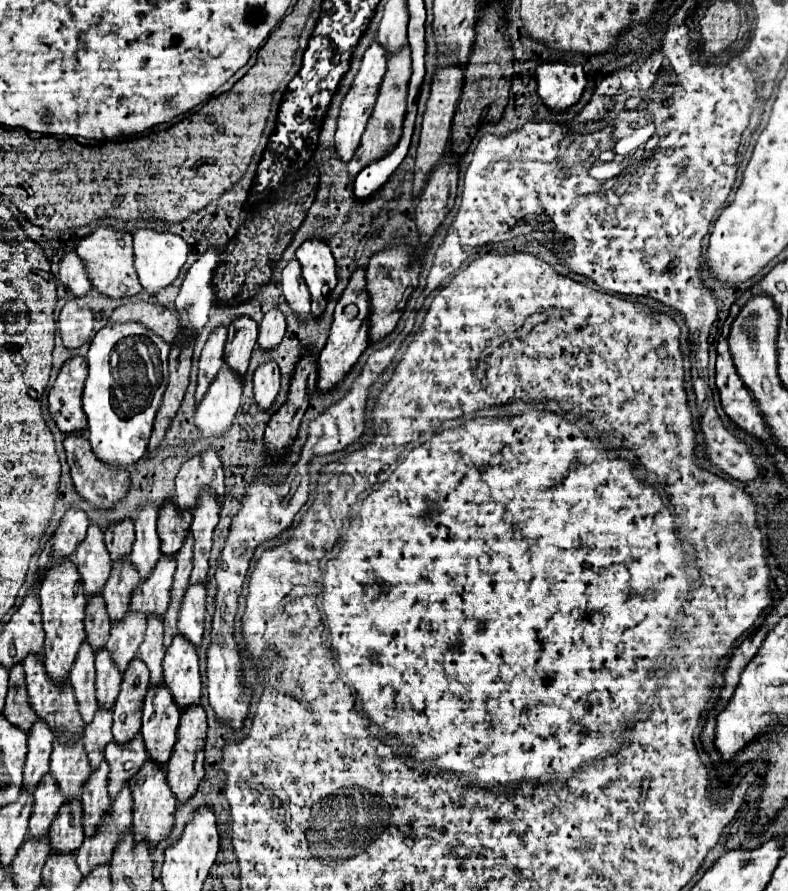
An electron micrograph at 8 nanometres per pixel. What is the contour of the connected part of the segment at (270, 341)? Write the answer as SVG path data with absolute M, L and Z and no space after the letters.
M271 308L267 312L267 316L263 316L261 324L259 324L259 340L257 344L263 348L263 350L269 350L273 348L275 344L279 344L279 340L283 338L285 334L285 316L279 308Z

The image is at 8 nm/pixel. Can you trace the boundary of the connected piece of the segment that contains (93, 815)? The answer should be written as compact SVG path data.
M103 760L99 768L89 776L83 784L83 826L85 834L91 834L91 828L99 824L99 816L103 816L103 808L107 808L107 780L109 780L109 764Z

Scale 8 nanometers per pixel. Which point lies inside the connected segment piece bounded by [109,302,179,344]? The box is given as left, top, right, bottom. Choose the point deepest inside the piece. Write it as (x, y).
(162, 320)

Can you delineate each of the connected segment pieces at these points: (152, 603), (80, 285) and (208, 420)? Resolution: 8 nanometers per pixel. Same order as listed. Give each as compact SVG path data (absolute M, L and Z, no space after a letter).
M161 554L151 574L133 590L131 594L133 610L143 610L147 616L153 612L165 614L169 604L173 572L175 572L175 556Z
M71 250L67 252L67 256L61 260L61 270L59 270L59 280L75 290L71 292L73 296L85 296L87 292L81 292L81 290L87 290L91 288L91 282L89 282L89 274L85 270L85 264L81 262L81 258Z
M223 364L209 384L209 390L199 402L195 414L195 424L201 428L205 438L219 436L231 426L233 416L239 410L241 388L241 376L231 370L229 364Z

